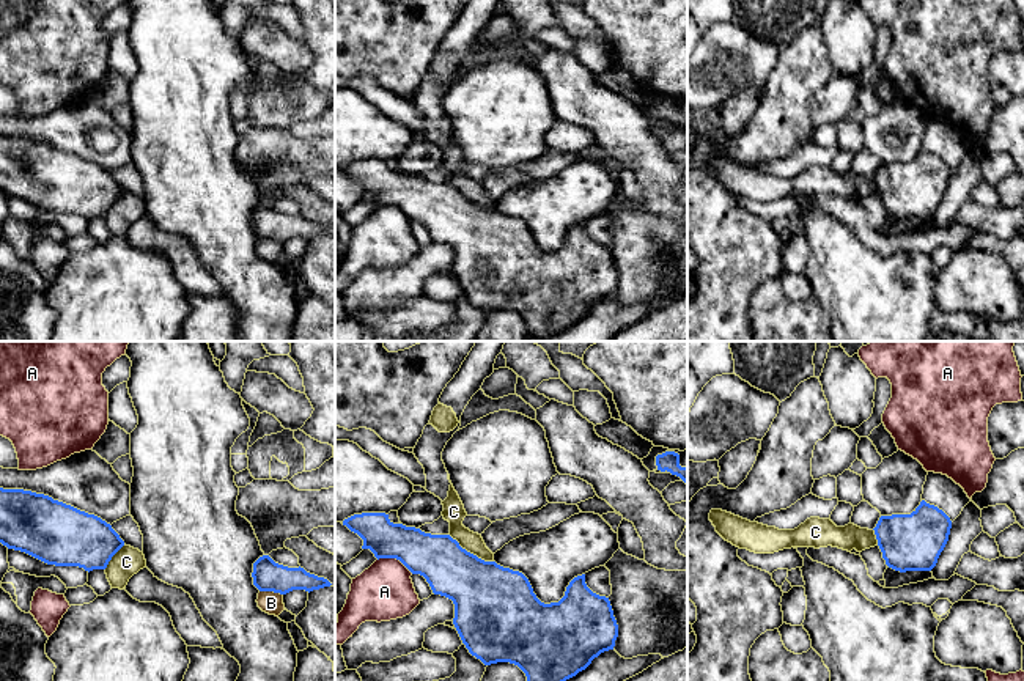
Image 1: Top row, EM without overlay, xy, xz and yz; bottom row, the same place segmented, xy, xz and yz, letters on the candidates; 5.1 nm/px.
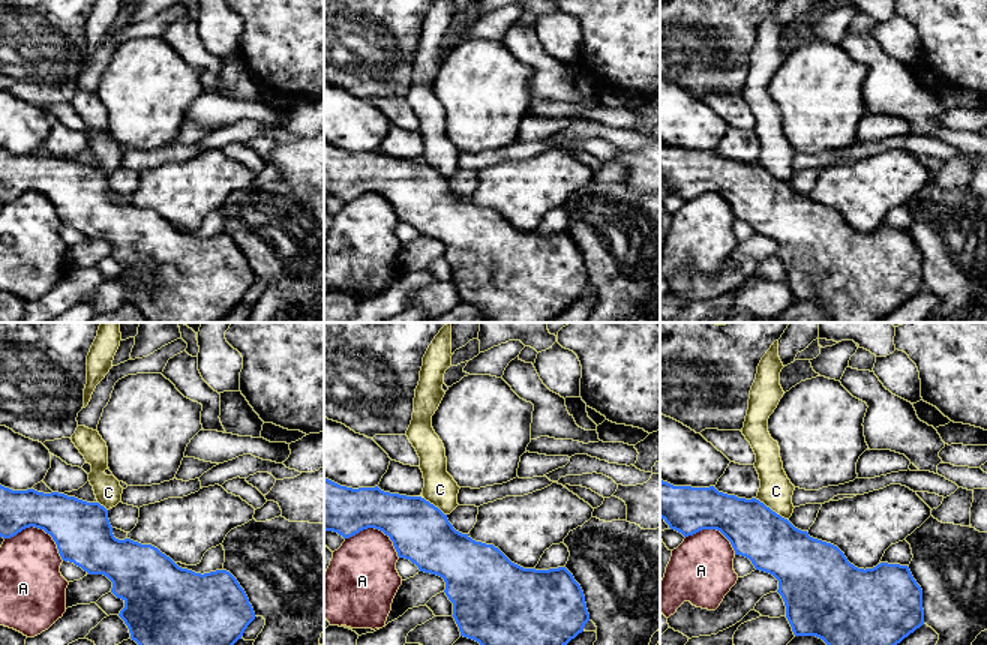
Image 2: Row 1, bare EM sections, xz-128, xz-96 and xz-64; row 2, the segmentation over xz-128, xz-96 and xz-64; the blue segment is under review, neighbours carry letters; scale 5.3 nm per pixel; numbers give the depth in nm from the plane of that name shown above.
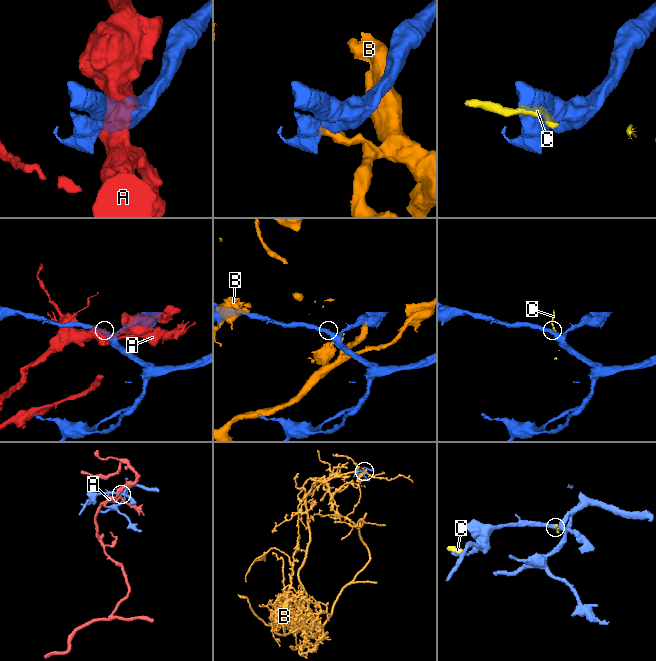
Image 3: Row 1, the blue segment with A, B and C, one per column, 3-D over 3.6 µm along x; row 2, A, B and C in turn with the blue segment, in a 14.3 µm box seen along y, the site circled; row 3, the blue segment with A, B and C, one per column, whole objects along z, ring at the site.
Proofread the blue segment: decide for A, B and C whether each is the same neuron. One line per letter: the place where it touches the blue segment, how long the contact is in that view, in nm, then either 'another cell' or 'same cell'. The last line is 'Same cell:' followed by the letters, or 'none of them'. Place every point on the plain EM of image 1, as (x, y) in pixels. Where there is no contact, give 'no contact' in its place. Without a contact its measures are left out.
A: xz (395, 205) | 200 nm | another cell
B: xy (271, 238) | 120 nm | another cell
C: xz (469, 200) | 280 nm | another cell
Same cell: none of them

